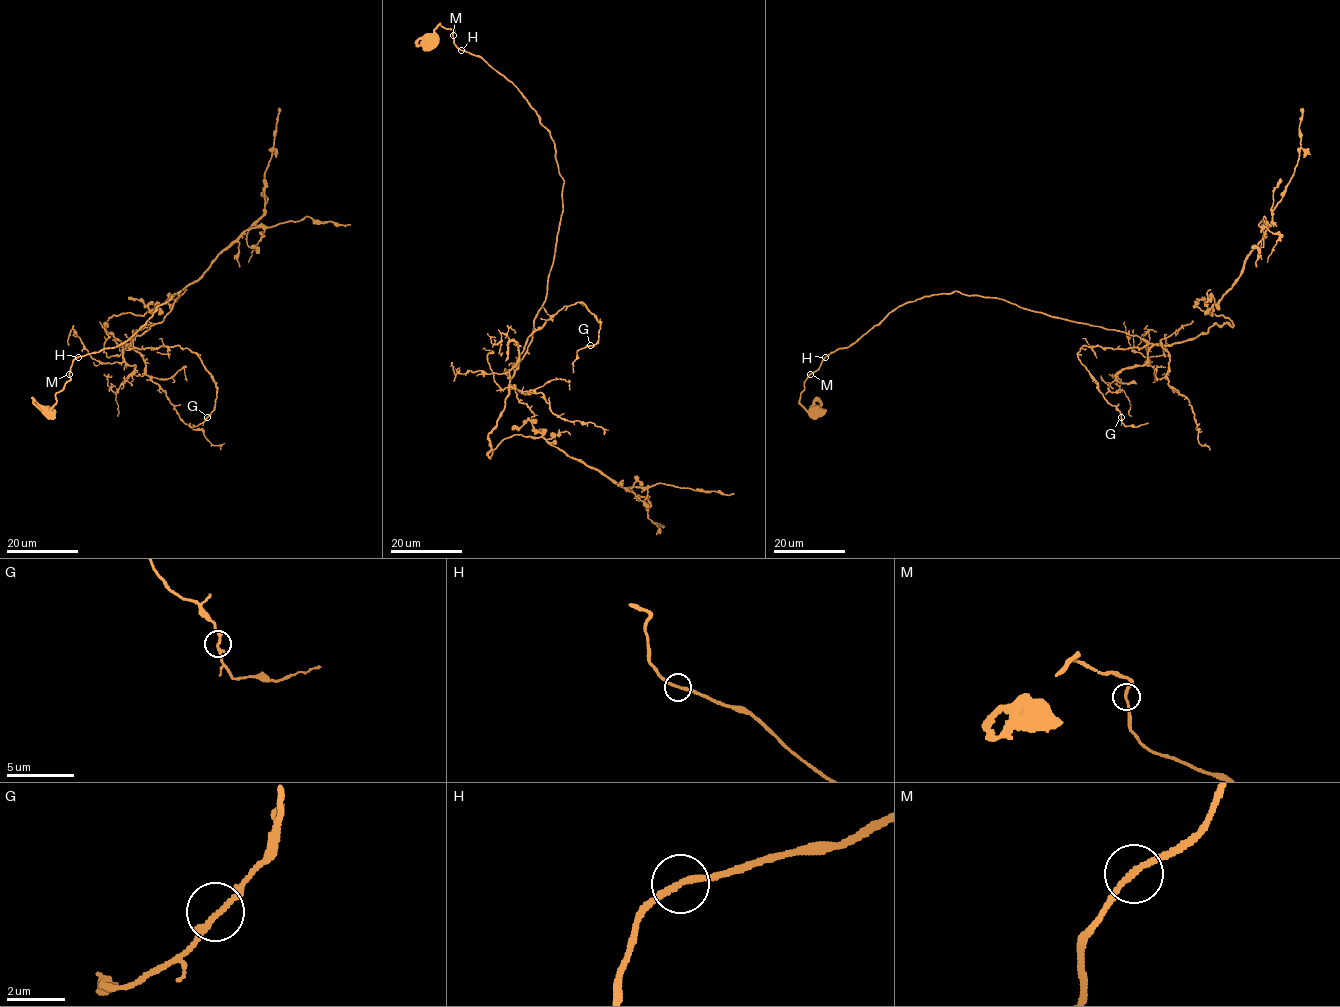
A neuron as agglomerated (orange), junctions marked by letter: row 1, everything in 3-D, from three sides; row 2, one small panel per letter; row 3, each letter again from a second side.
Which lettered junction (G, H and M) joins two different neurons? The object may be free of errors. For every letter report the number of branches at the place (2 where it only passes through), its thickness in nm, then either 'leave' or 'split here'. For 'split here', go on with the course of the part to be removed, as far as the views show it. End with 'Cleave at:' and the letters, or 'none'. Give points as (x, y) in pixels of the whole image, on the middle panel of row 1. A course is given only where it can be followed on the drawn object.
G: branches 2; calibre 190 nm; leave
H: branches 2; calibre 200 nm; leave
M: branches 2; calibre 190 nm; leave
Cleave at: none

